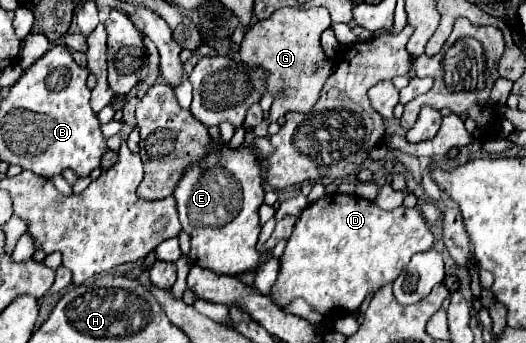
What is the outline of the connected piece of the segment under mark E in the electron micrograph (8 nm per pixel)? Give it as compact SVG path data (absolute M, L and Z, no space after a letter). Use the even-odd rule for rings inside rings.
M214 144L214 154L200 166L190 166L174 190L182 230L190 236L190 260L216 274L238 276L258 266L256 240L260 234L258 208L264 202L262 174L254 152L242 144L238 150Z

